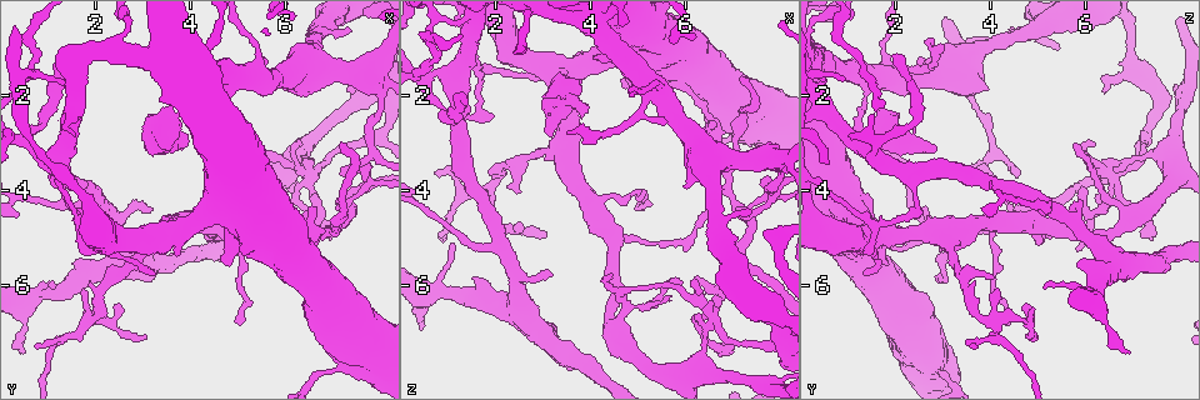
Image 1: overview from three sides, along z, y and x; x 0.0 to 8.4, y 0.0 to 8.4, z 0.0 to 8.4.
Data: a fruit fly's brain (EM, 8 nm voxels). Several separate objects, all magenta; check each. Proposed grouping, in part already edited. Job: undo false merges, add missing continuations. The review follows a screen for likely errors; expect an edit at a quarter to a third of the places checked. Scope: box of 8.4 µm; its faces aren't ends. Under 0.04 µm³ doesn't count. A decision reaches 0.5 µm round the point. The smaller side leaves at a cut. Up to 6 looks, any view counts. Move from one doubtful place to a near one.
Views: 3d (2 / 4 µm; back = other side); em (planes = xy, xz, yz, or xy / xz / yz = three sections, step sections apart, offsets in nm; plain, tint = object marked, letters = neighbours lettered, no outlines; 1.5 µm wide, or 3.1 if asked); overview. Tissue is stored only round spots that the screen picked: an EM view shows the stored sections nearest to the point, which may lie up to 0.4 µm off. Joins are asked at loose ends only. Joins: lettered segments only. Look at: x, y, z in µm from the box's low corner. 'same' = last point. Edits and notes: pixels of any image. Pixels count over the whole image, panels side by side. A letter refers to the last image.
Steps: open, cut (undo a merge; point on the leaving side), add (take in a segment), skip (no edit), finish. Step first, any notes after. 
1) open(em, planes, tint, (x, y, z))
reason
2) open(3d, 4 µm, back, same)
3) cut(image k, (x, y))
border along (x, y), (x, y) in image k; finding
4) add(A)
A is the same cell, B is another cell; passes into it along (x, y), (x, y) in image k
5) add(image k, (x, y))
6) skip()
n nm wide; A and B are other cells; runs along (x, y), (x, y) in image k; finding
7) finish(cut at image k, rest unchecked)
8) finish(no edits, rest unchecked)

open(em, xy, step 4, tint, (7.15, 3.70, 4.60))
an open end

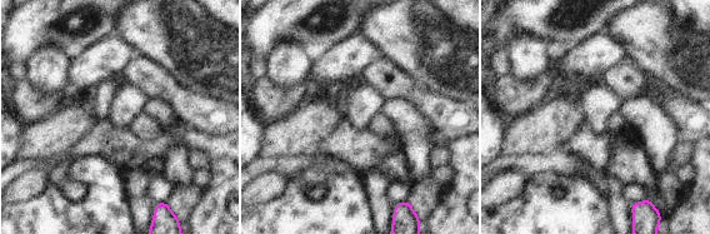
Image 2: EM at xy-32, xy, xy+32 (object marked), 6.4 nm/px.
open(em, planes, letters, same)
cut it another way

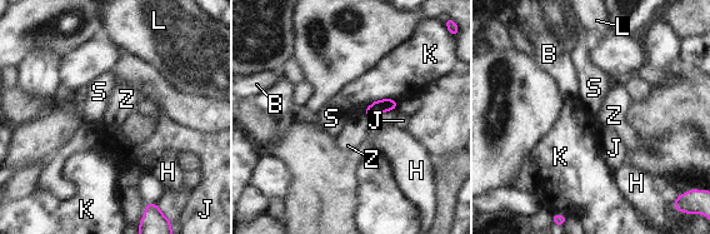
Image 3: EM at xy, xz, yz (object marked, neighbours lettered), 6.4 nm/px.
skip()
K touches over 260 nm; B, H, J, K, L, S and Z are other cells; border along (398, 99), (375, 99), (361, 110) in image 3; no lettered segment goes on from it

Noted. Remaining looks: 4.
open(3d, 2 µm, (6.25, 3.05, 6.20))
tapers out

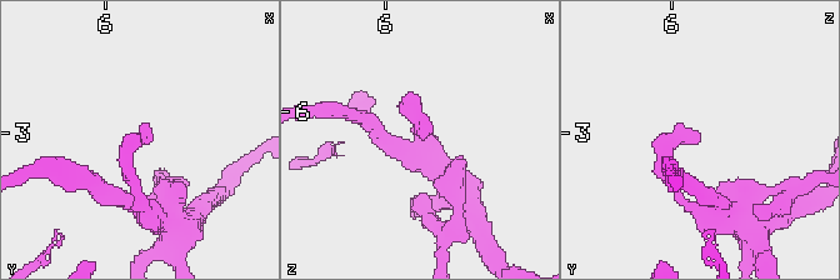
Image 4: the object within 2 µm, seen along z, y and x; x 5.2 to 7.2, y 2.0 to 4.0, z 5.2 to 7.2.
open(em, planes, letters, (6.26, 3.00, 6.22))
need the tissue

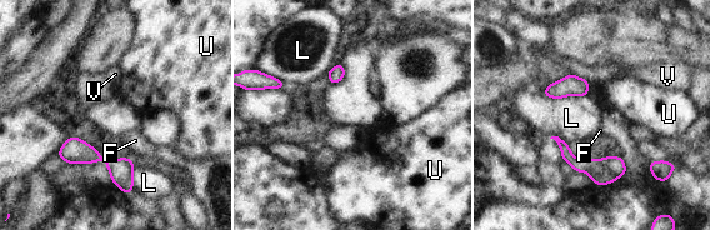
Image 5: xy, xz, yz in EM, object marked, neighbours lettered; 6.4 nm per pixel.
cut(image 5, (600, 175))
F, L, U and V are other cells; border along (596, 160), (605, 168) in image 5; two cells meet here

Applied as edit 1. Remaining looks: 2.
open(em, planes, plain, (1.60, 4.40, 1.45))
thin end

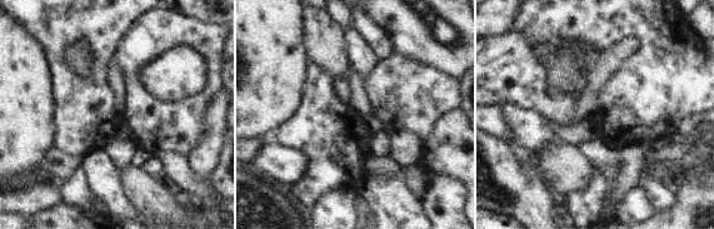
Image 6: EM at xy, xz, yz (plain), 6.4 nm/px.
open(em, planes, letters, same)

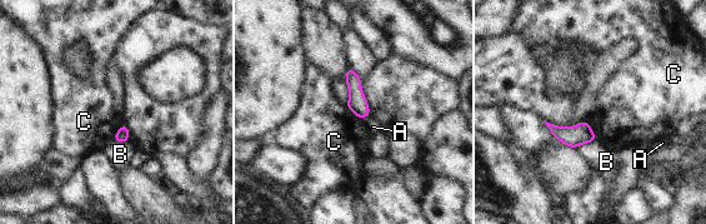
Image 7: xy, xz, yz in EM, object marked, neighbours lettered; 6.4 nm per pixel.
skip()
A, B and C are other cells; border along (586, 122), (596, 139) in image 7; none of them fits

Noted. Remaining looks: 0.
finish(cut at image 5, rest unchecked)

